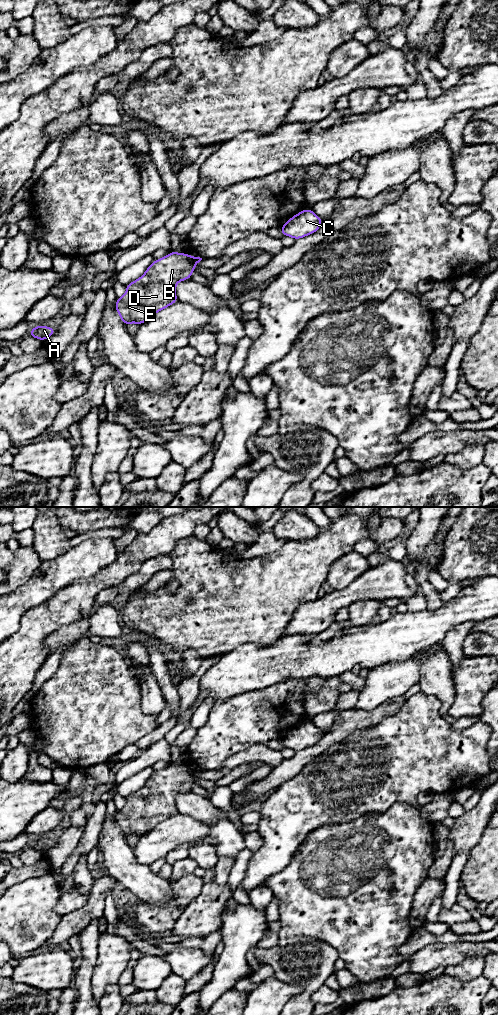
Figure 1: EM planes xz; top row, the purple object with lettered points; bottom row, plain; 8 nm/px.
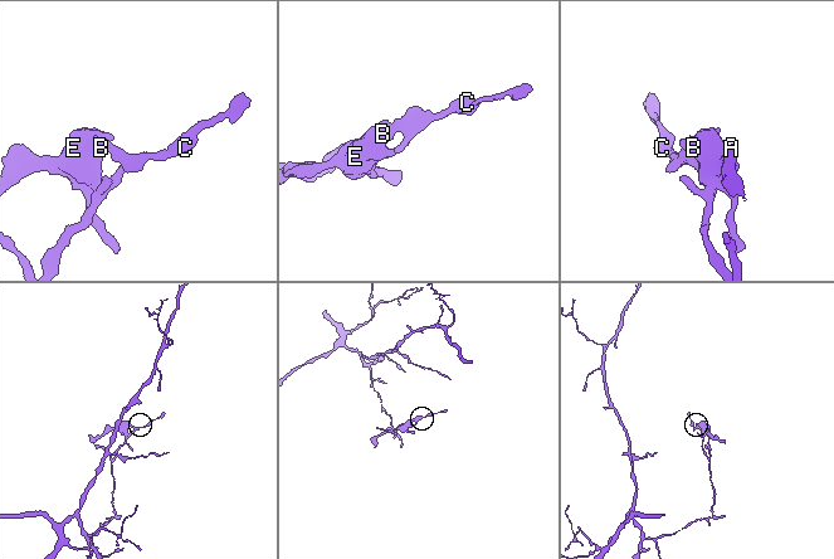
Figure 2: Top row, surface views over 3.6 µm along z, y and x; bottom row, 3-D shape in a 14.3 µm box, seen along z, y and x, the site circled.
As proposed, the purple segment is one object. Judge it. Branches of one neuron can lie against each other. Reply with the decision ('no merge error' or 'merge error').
merge error

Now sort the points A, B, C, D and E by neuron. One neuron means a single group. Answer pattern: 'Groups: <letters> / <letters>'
Groups: A B D E / C

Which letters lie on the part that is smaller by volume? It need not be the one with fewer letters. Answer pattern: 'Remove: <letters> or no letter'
Remove: A, B, D, E

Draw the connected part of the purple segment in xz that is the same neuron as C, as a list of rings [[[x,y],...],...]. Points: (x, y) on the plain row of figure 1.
[[[307,720],[288,731],[279,742],[284,748],[299,752],[316,745],[322,737],[321,729],[316,727],[310,720]]]

